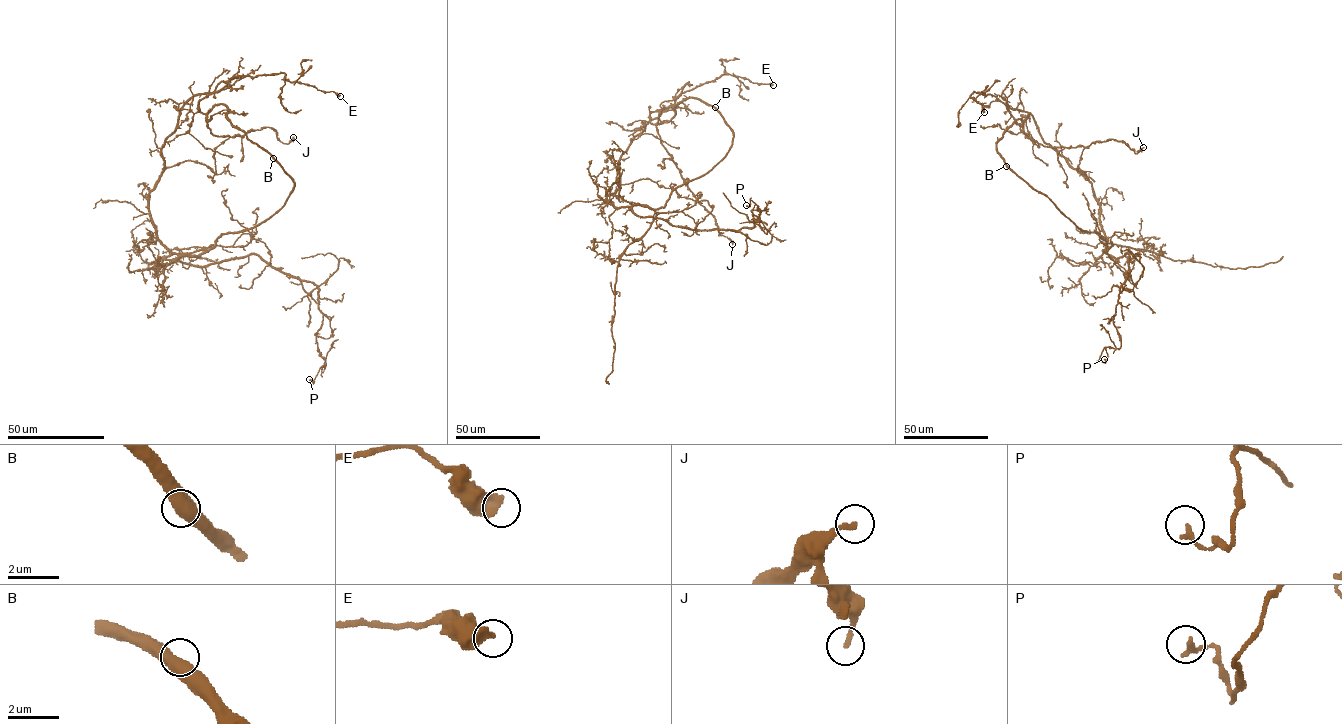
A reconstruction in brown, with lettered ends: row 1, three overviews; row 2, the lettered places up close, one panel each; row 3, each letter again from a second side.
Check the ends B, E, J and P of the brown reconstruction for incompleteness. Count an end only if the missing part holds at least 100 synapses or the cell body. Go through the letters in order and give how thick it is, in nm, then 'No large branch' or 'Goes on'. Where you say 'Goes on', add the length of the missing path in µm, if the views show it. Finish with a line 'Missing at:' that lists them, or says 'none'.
B: Thickness 500 nm. No large branch
E: Thickness 550 nm. No large branch
J: Thickness 200 nm. No large branch
P: Thickness 220 nm. No large branch
Missing at: none

